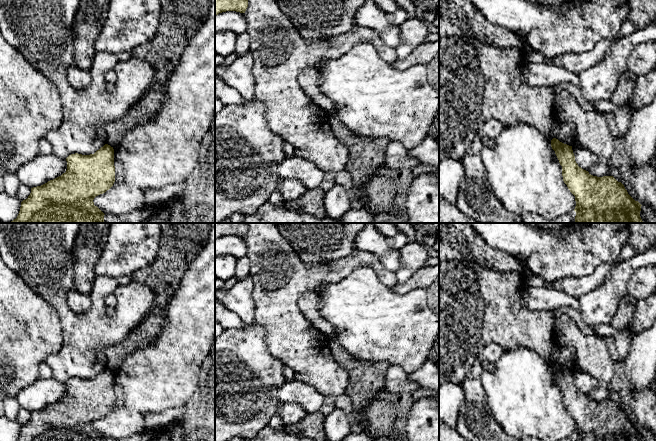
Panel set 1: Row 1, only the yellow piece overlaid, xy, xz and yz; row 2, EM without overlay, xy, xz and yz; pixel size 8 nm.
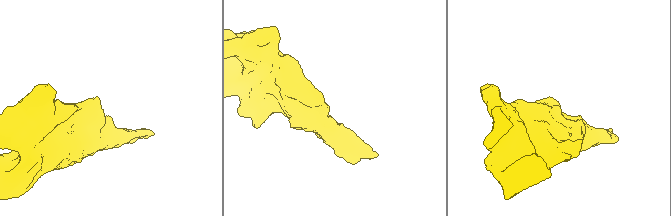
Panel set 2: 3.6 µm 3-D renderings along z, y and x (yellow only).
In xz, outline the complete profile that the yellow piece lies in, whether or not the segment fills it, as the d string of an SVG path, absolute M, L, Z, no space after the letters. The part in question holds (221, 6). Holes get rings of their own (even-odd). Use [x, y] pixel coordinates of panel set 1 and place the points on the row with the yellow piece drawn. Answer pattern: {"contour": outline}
{"contour": "M215 0L215 15L226 11L245 13L248 0Z"}

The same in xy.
{"contour": "M105 144L94 154L71 154L66 158L67 170L47 183L31 188L27 199L21 202L16 219L7 223L104 223L104 213L94 205L94 198L109 190L115 182L114 149Z"}

